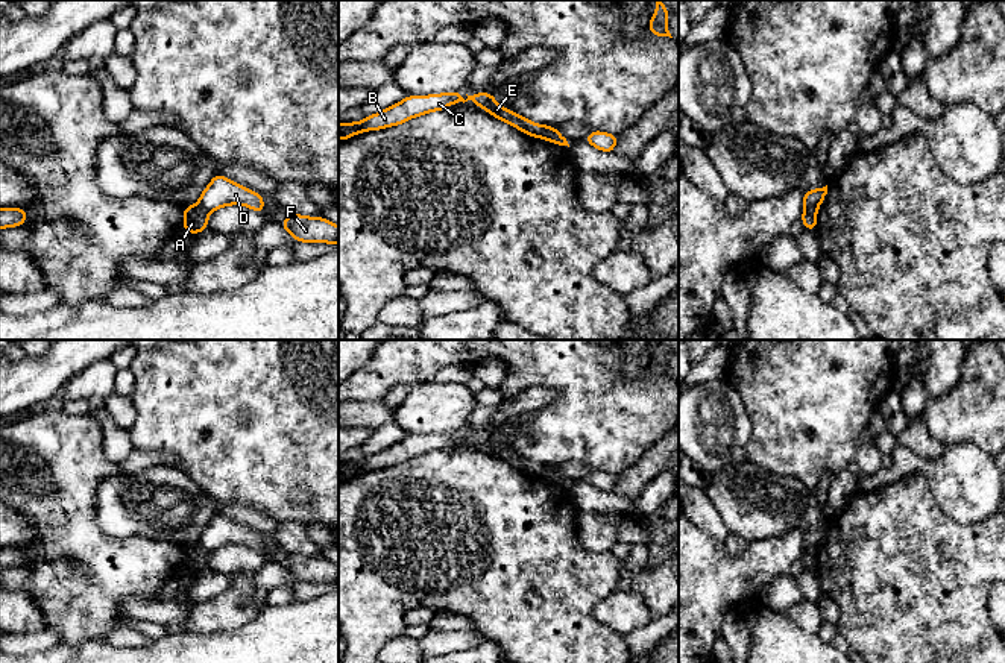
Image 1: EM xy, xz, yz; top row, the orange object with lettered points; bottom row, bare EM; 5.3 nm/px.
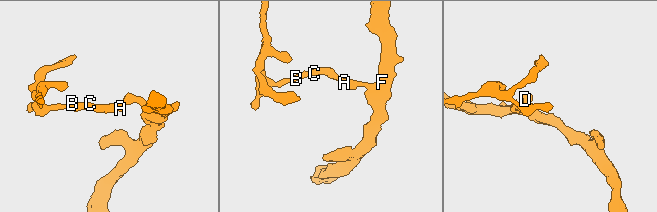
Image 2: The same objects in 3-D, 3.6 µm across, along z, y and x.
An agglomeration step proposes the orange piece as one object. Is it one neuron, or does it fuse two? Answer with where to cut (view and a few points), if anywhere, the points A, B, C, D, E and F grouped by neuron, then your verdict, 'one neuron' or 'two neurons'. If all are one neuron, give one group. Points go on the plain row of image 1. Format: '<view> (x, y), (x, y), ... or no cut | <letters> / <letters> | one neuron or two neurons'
xz (547, 466), (541, 477) | A B C E / D F | two neurons

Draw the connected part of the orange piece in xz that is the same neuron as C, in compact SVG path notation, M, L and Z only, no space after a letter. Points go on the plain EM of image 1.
M451 431L443 434L431 434L431 435L408 435L399 443L376 452L370 457L363 458L358 463L342 463L339 464L339 479L345 481L352 475L358 475L366 470L380 470L383 467L392 467L395 464L402 464L413 457L425 455L433 451L443 451L446 446L452 443L465 443L471 440L472 443L481 446L484 452L489 452L492 457L499 458L512 464L513 467L522 470L524 473L536 478L542 478L547 466L533 463L515 451L509 451L495 441L490 432L477 432L468 435L465 440L462 437L463 432Z

